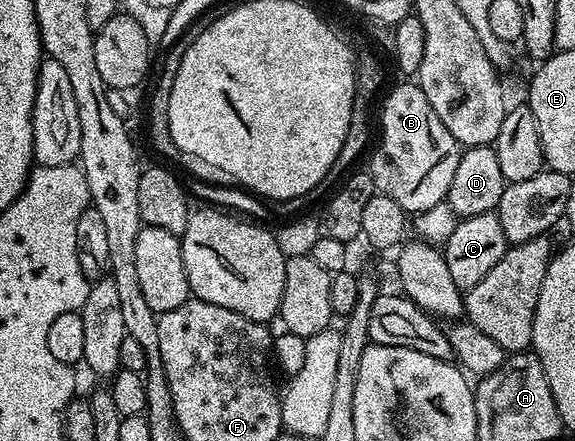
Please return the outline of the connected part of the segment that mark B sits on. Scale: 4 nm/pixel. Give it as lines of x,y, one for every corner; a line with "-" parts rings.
419,84
396,85
390,89
384,101
384,114
380,117
384,138
376,150
371,150
370,172
377,190
394,199
405,213
425,213
430,207
445,204
462,146
450,131
446,131

